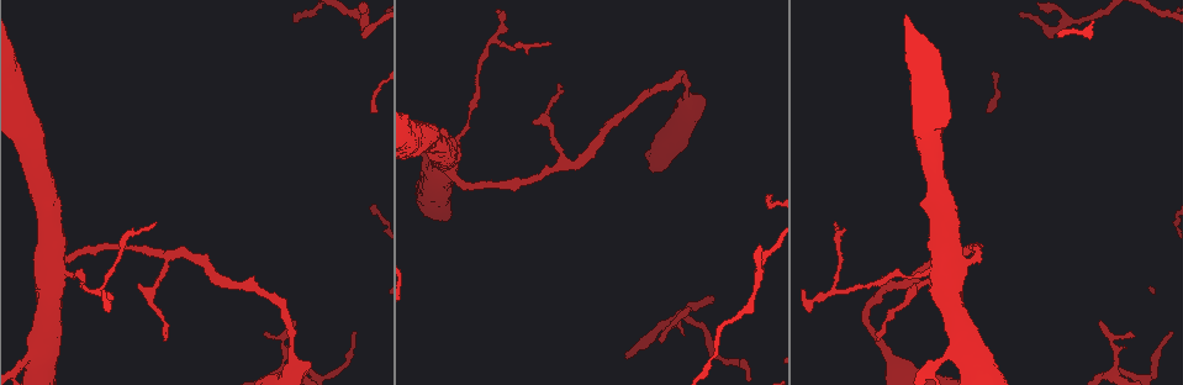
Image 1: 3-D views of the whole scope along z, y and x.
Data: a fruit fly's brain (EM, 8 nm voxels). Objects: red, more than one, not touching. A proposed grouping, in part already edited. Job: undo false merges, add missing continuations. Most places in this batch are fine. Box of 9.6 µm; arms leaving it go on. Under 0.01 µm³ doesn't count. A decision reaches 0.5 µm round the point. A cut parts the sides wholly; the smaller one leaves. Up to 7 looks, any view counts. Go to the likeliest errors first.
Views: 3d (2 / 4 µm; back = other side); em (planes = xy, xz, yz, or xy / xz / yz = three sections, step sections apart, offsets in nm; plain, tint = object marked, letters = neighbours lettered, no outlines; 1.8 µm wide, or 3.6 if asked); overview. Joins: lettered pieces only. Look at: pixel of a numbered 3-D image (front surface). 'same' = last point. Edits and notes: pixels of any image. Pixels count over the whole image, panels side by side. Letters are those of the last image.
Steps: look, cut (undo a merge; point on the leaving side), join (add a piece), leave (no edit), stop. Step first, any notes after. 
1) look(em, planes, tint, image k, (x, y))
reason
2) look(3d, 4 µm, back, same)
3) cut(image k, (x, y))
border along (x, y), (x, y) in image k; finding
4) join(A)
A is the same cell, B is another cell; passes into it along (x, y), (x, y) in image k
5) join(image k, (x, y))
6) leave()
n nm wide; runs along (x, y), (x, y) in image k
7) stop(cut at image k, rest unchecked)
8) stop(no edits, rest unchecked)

look(em, 3.6 µm, planes, tint, image 1, (962, 263))
abrupt turn

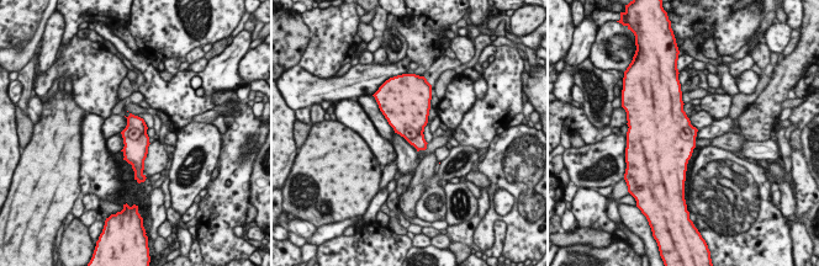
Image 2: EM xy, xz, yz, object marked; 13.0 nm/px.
look(em, 3.6 µm, planes, letters, same)
what lies round it

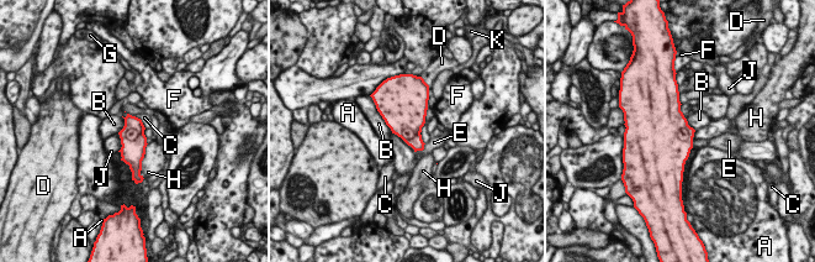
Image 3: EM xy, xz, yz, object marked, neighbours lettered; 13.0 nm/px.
leave()
A, B, C, D, E, F, G, H, J and K are other cells; one neuron here

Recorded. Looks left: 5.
look(em, planes, letters, image 1, (878, 340))
free end

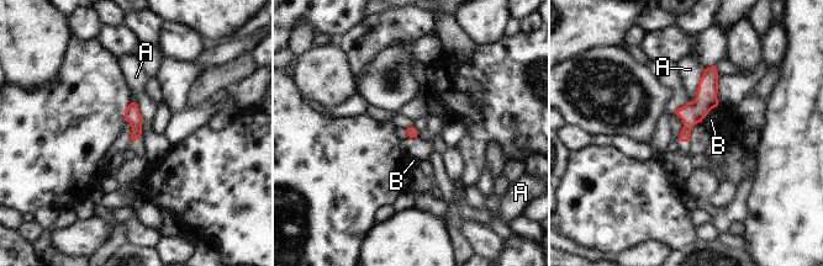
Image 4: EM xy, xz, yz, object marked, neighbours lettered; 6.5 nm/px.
leave()
70 nm wide; A and B are other cells; runs along (713, 70), (684, 138) in image 4; no lettered piece goes on from it

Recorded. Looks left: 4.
look(3d, 4 µm, back, image 1, (155, 223))
thin end

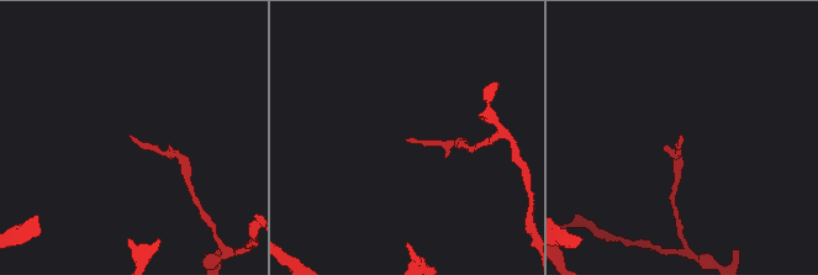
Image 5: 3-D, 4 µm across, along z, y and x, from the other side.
look(em, planes, letters, image 5, (407, 142))
need the tissue

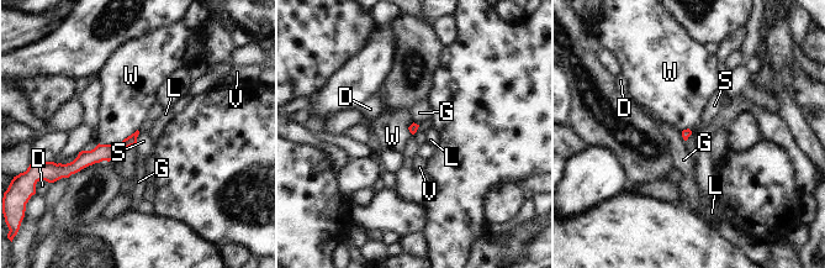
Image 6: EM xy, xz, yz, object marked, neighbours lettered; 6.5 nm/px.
leave()
D, G, L, S, V and W are other cells; runs along (133, 137), (74, 168) in image 6; none of them fits

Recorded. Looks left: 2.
stop(no edits, rest unchecked)

